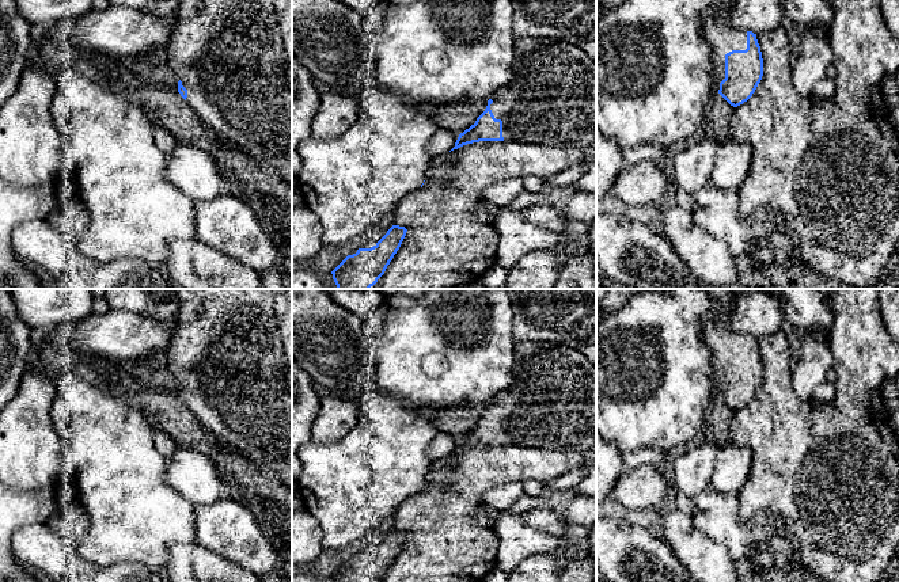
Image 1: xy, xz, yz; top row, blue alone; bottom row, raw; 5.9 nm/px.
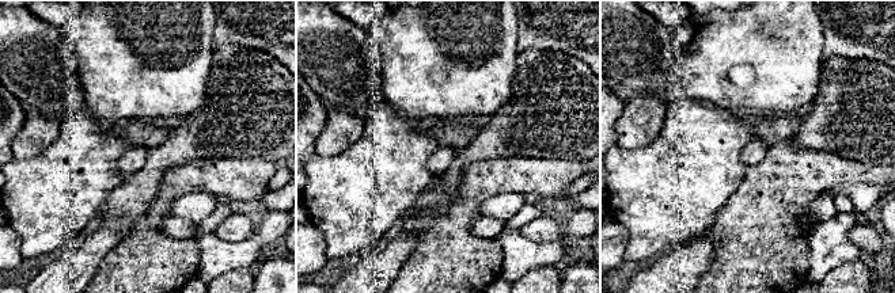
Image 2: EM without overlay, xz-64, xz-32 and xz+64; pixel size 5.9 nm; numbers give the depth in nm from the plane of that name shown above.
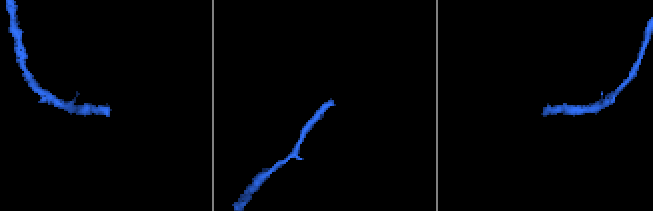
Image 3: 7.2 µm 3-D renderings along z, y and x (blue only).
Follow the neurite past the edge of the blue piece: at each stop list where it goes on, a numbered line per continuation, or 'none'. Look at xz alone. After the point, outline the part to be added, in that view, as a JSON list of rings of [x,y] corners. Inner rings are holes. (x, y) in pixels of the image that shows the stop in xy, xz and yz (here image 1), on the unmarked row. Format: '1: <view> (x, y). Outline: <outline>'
1: xz (550, 402). Outline: [[[547,341],[515,343],[511,384],[493,402],[490,414],[502,425],[504,445],[577,450],[596,448],[596,368],[577,350]]]

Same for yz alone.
1: yz (717, 335). Outline: [[[731,289],[706,290],[717,301],[717,307],[705,316],[702,341],[712,353],[713,387],[720,388],[725,383],[725,358],[747,353],[747,335],[731,328],[731,315],[736,305]]]

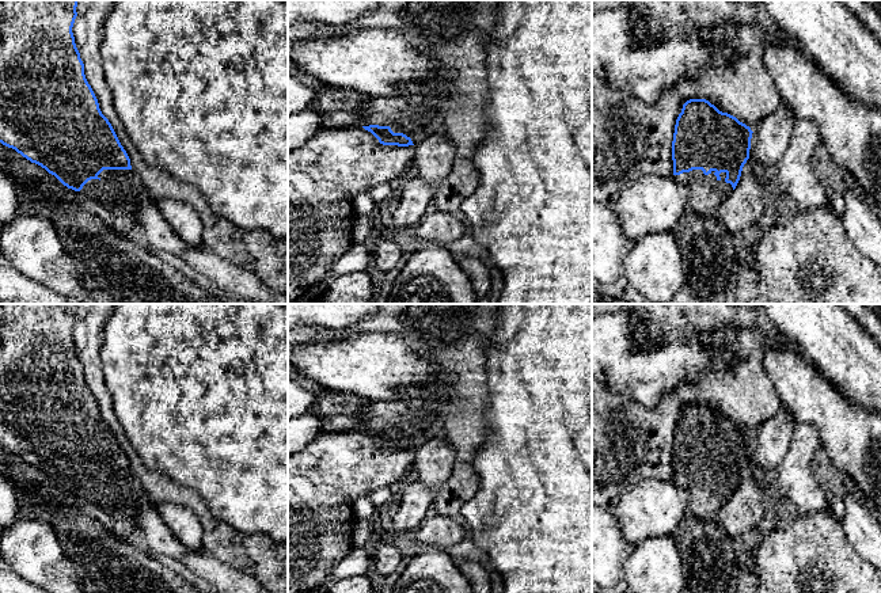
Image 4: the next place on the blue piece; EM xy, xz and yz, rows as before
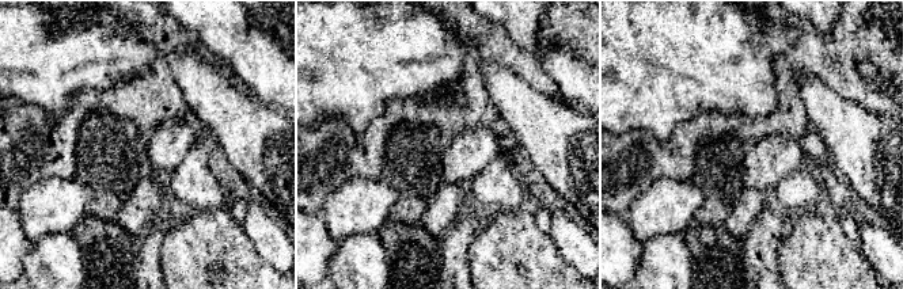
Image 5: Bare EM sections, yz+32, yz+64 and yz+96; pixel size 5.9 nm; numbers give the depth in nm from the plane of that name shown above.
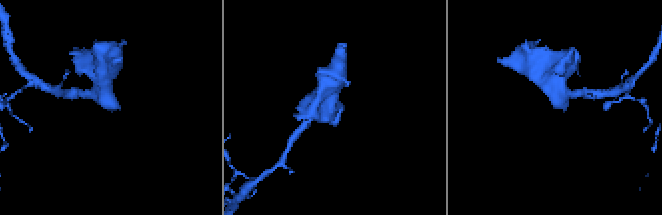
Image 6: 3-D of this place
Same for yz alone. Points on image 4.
1: yz (707, 497). Outline: [[[692,474],[680,479],[673,479],[673,483],[687,489],[691,494],[687,513],[700,520],[715,520],[721,508],[730,499],[733,491],[725,486],[726,476],[721,476],[718,484],[711,475],[705,479],[702,474]]]

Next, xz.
1: xz (418, 419). Outline: [[[402,392],[388,400],[368,402],[361,413],[361,430],[390,430],[418,449],[425,442],[444,436],[444,417],[429,398]]]

